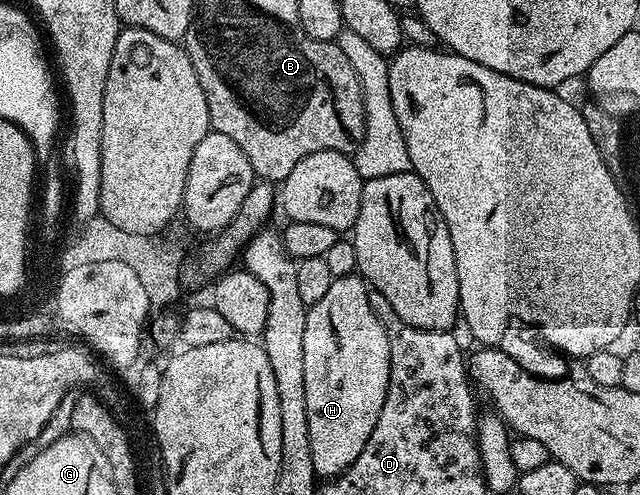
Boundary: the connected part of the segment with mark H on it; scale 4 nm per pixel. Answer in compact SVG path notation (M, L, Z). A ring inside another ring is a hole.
M352 274L349 276L336 276L331 281L329 291L321 298L321 302L310 305L307 309L305 318L305 410L309 410L309 446L313 454L313 470L316 477L334 478L340 476L346 468L353 466L365 450L365 442L369 442L369 434L373 434L373 426L377 426L377 418L381 418L381 406L385 406L385 394L389 390L391 381L391 337L388 329L383 328L379 321L379 316L375 313L375 308L371 305L372 293L369 291L369 285L362 276Z

